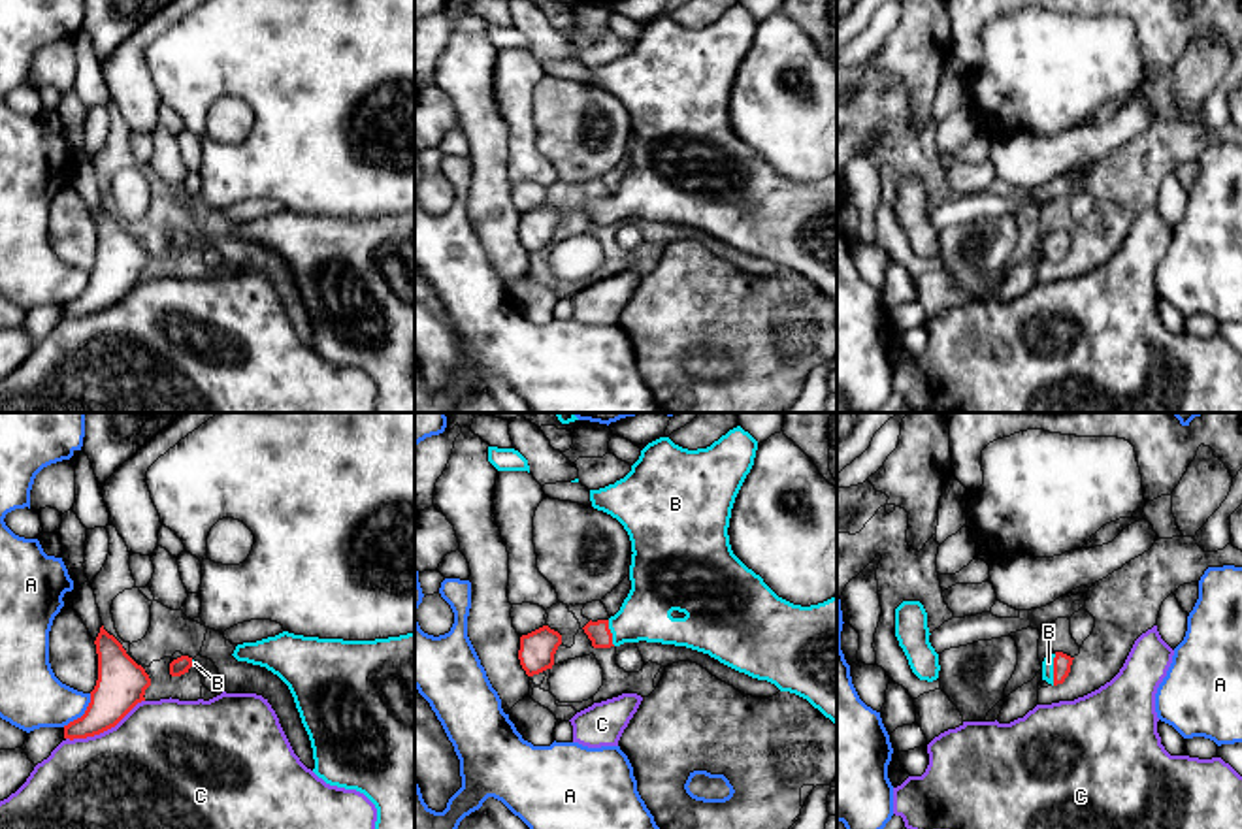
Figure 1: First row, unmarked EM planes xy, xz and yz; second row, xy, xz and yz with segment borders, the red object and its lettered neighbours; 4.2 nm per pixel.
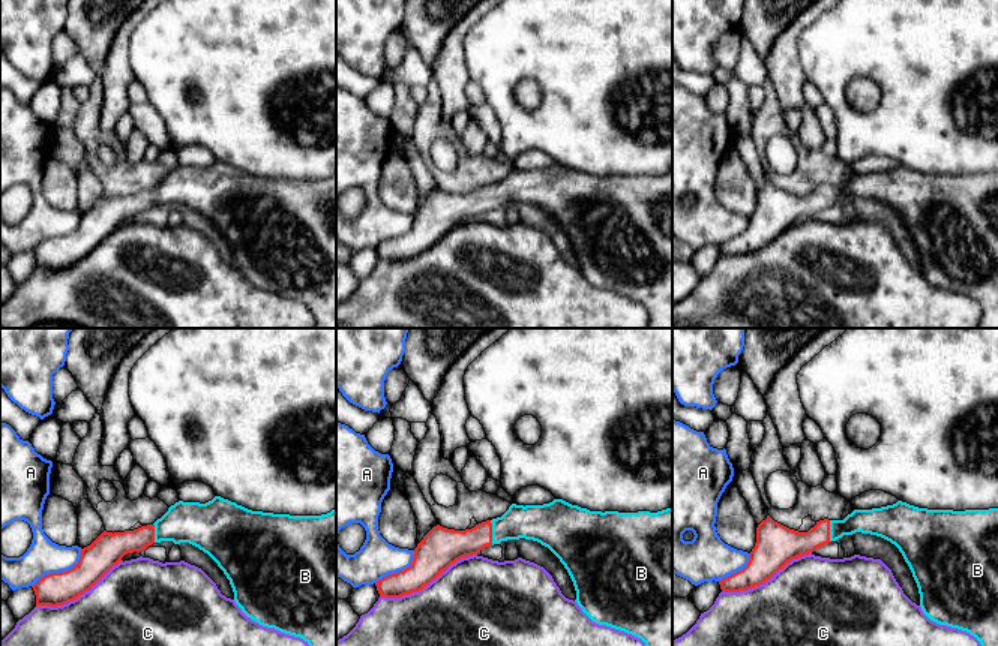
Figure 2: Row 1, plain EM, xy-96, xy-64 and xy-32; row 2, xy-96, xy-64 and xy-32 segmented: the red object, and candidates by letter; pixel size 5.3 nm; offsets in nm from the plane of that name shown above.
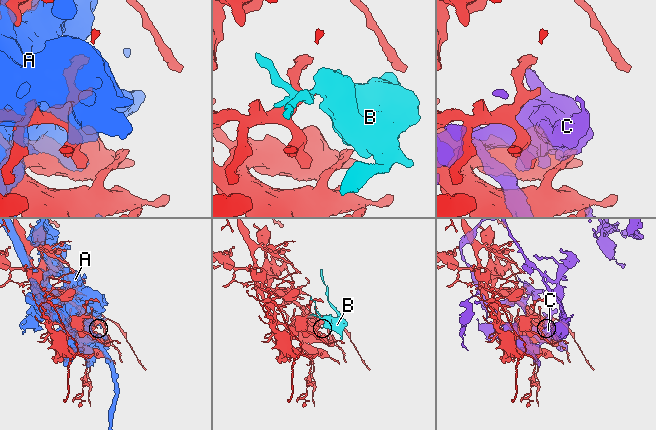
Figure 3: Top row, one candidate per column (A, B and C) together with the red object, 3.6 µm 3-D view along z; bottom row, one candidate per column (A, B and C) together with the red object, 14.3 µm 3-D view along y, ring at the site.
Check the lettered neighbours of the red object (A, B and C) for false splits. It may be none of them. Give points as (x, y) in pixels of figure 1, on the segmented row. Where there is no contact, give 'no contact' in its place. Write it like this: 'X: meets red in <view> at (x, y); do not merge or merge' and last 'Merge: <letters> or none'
A: meets red in xy at (83, 715); do not merge
B: meets red in yz at (1054, 669); merge
C: meets red in xy at (104, 730); do not merge
Merge: B

